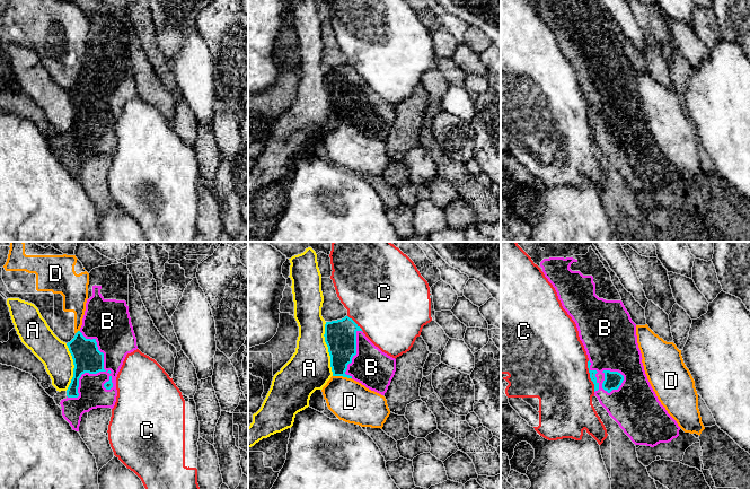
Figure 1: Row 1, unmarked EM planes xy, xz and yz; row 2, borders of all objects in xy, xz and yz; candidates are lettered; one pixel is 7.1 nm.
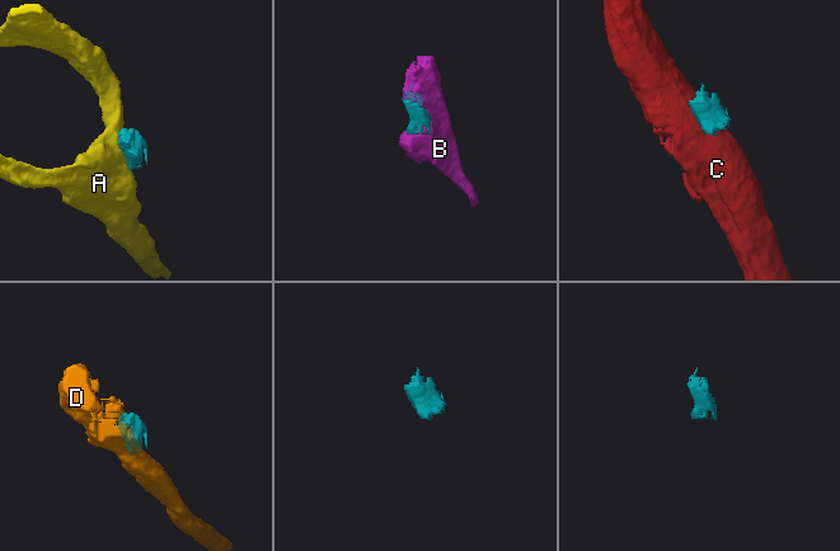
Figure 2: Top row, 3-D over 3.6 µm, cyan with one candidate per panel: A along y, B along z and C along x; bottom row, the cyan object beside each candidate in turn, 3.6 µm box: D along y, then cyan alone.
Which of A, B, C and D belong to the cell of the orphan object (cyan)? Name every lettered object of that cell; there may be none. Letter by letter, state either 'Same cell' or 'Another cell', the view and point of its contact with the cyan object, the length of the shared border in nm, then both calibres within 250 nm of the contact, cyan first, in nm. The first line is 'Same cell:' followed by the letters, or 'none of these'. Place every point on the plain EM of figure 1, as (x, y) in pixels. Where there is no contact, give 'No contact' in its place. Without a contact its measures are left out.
Same cell: B
A: Another cell. Touches cyan at xz (328, 96). Shared border 380 nm. Thickness 220 nm (cyan) against 300 nm
B: Same cell. Touches cyan at xy (99, 118). Shared border 480 nm. Thickness 200 nm (cyan) against 260 nm
C: Another cell. Touches cyan at yz (590, 123). Shared border 220 nm. Thickness 50 nm (cyan) against 460 nm
D: Another cell. Touches cyan at xz (342, 122). Shared border 140 nm. Thickness 220 nm (cyan) against 300 nm

